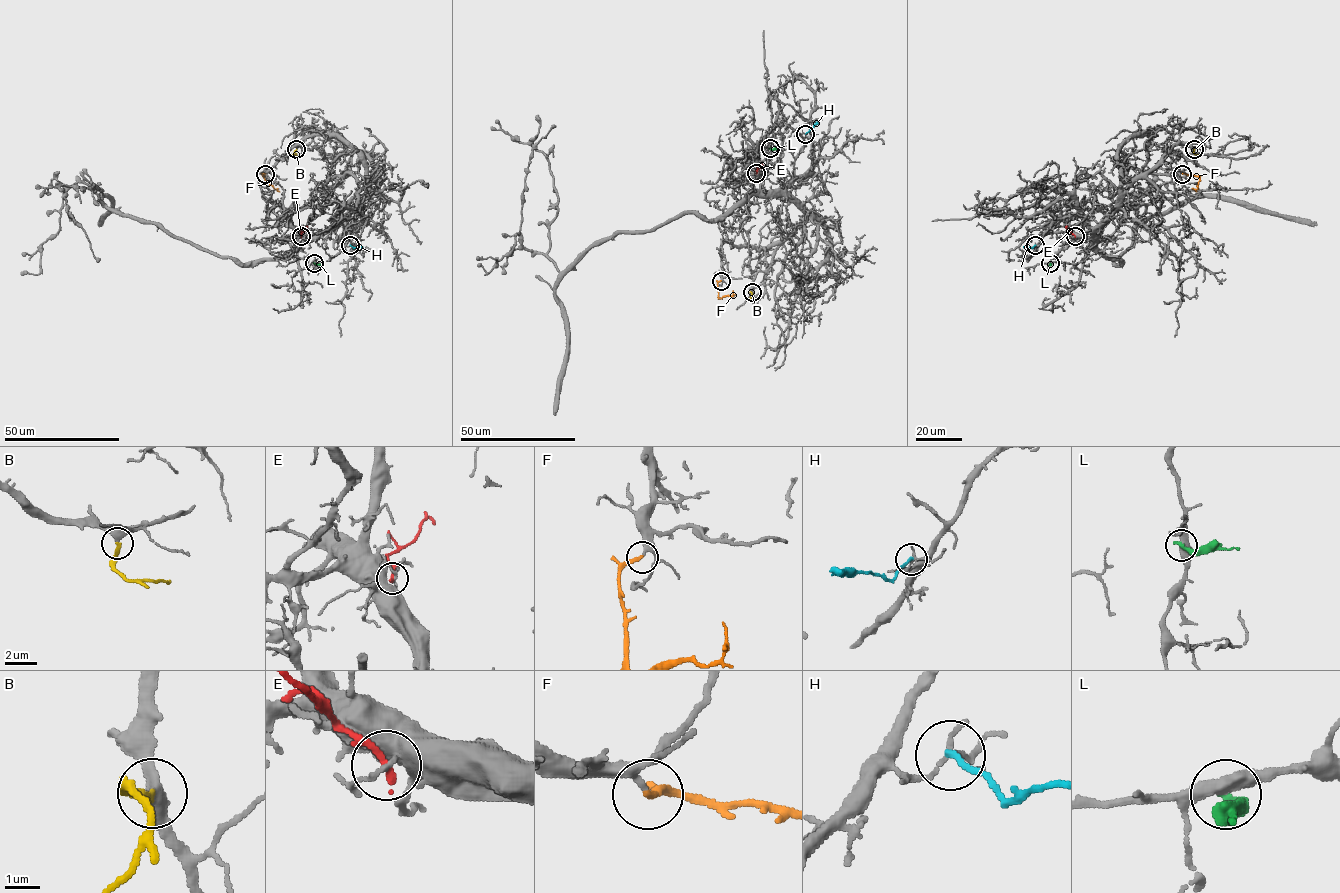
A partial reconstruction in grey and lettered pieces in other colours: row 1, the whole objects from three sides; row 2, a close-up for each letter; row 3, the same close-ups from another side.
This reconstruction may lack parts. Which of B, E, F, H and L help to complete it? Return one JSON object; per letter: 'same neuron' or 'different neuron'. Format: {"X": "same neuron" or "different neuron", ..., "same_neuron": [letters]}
{"B": "same neuron", "E": "different neuron", "F": "same neuron", "H": "different neuron", "L": "different neuron", "same_neuron": ["B", "F"]}

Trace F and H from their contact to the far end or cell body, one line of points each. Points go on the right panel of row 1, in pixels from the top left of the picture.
F: (1182, 173), (1199, 178), (1197, 189), (1192, 188)
H: (1035, 245), (1032, 248), (1023, 246)

